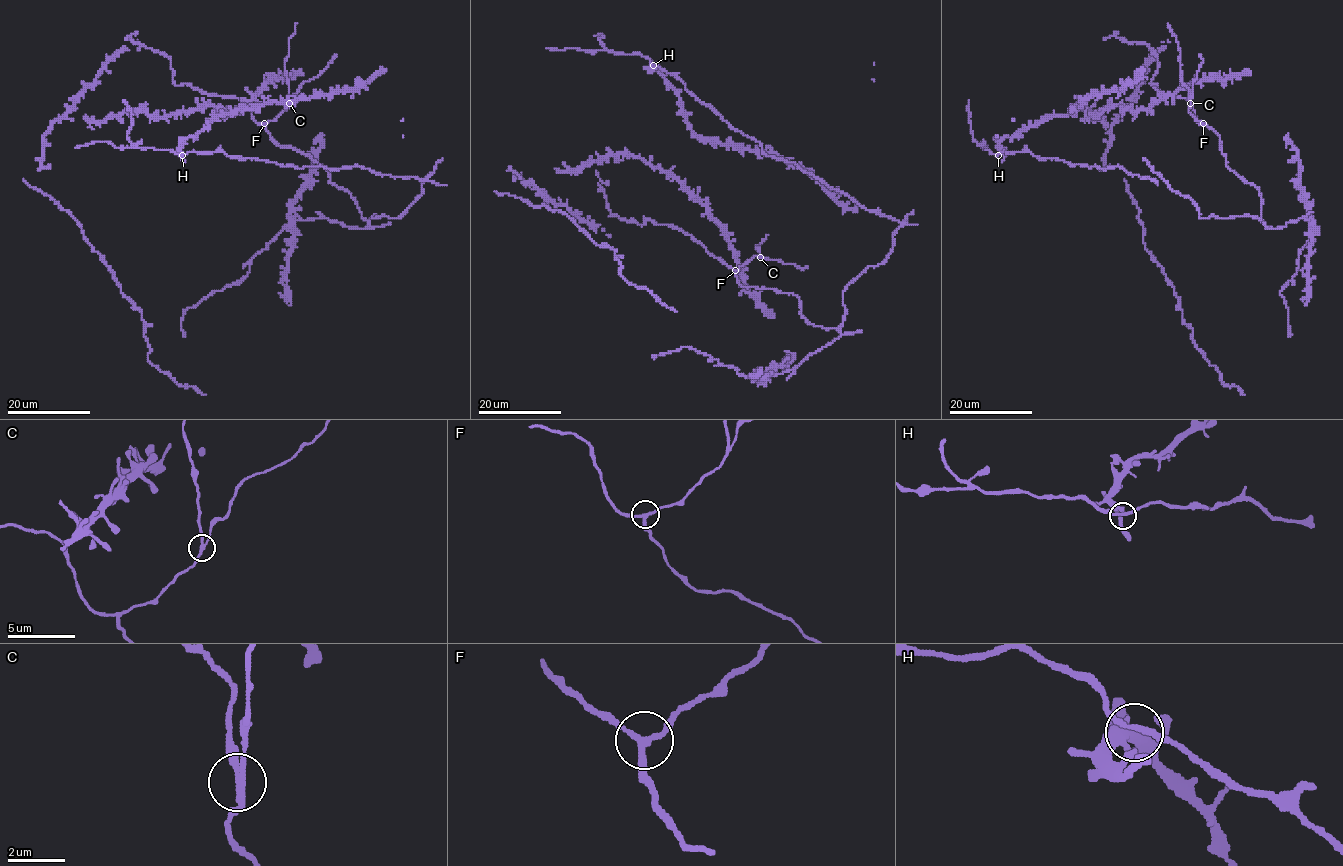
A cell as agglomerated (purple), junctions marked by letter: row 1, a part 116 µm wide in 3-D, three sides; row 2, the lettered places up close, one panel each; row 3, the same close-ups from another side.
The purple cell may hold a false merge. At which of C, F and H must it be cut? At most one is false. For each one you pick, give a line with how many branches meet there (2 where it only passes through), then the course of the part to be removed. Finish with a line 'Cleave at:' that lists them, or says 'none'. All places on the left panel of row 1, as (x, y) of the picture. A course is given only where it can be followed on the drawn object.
C: 3 branches meet; foreign part runs (289, 103), (284, 62), (288, 55), (288, 39), (296, 24)
Cleave at: C

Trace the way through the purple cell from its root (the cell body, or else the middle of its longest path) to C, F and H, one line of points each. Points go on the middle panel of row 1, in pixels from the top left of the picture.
C: (811, 323), (801, 314), (801, 302), (792, 293), (740, 285), (735, 271), (754, 256), (760, 257)
F: (811, 323), (801, 314), (801, 302), (795, 295), (773, 288), (742, 286), (735, 270)
H: (811, 323), (842, 323), (842, 292), (885, 261), (900, 223), (767, 156), (653, 65)

